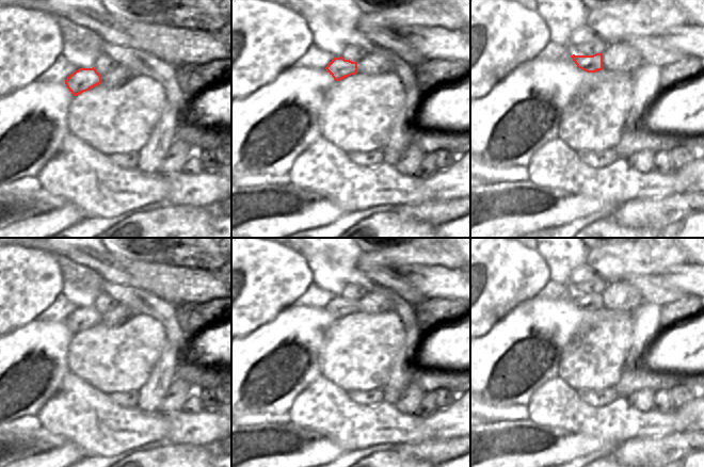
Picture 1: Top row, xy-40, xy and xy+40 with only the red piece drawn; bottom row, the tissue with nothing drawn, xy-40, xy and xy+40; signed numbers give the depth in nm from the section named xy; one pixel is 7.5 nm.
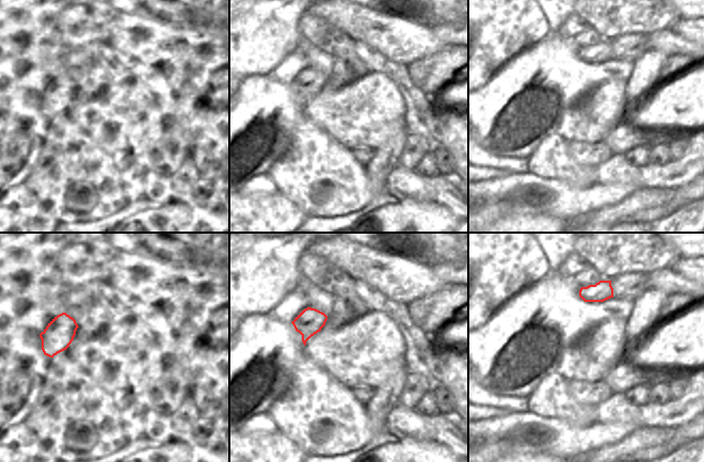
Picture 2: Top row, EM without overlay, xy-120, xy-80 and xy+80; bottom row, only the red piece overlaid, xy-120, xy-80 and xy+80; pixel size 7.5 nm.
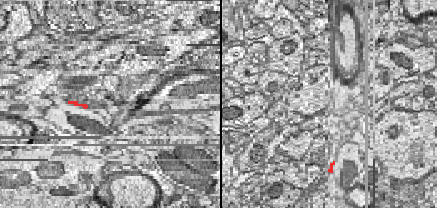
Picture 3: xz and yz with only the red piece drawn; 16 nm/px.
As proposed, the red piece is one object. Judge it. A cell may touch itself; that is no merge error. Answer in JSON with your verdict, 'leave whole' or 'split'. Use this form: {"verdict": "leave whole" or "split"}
{"verdict": "leave whole"}

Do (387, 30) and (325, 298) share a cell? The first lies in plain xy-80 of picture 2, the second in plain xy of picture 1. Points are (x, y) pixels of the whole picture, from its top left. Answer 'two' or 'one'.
two

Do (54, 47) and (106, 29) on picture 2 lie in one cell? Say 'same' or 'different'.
same

